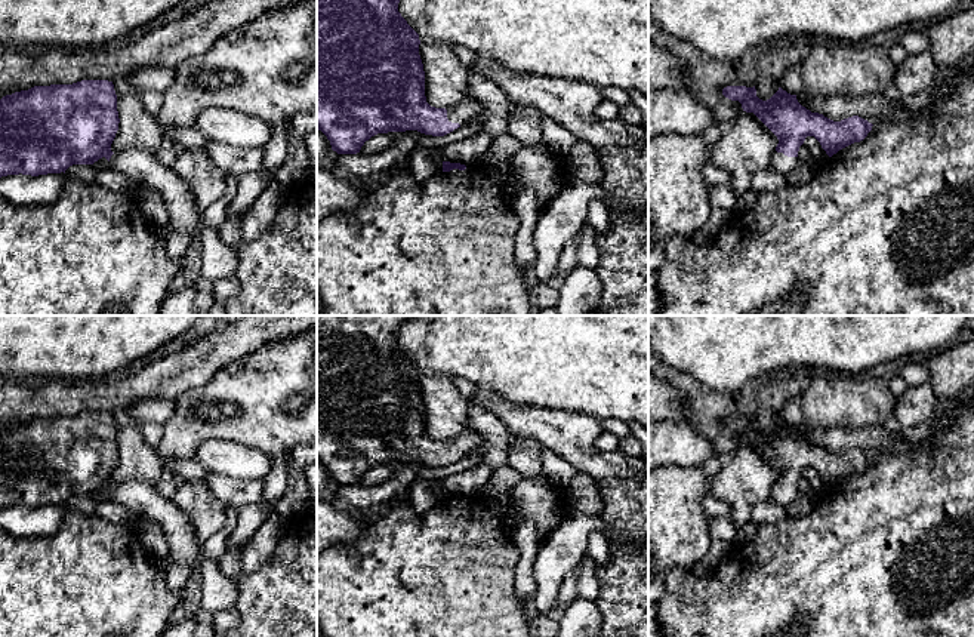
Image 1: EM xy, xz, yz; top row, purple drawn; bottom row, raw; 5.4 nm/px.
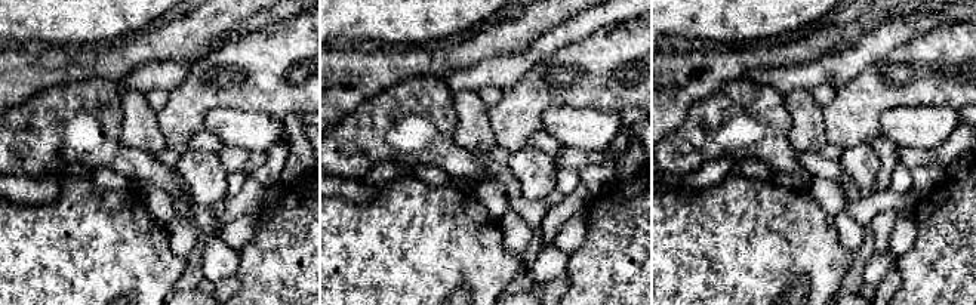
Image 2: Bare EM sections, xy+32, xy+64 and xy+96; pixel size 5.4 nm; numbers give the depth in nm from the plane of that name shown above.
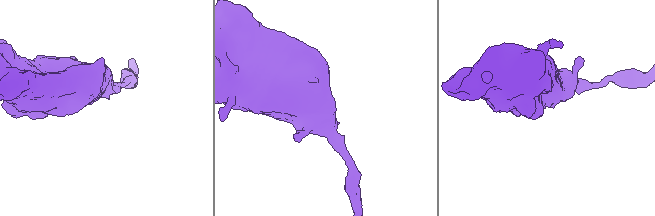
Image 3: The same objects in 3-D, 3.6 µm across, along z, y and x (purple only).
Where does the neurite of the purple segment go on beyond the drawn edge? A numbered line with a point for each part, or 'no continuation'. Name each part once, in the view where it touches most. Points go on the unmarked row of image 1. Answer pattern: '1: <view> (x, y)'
1: xz (464, 445)

